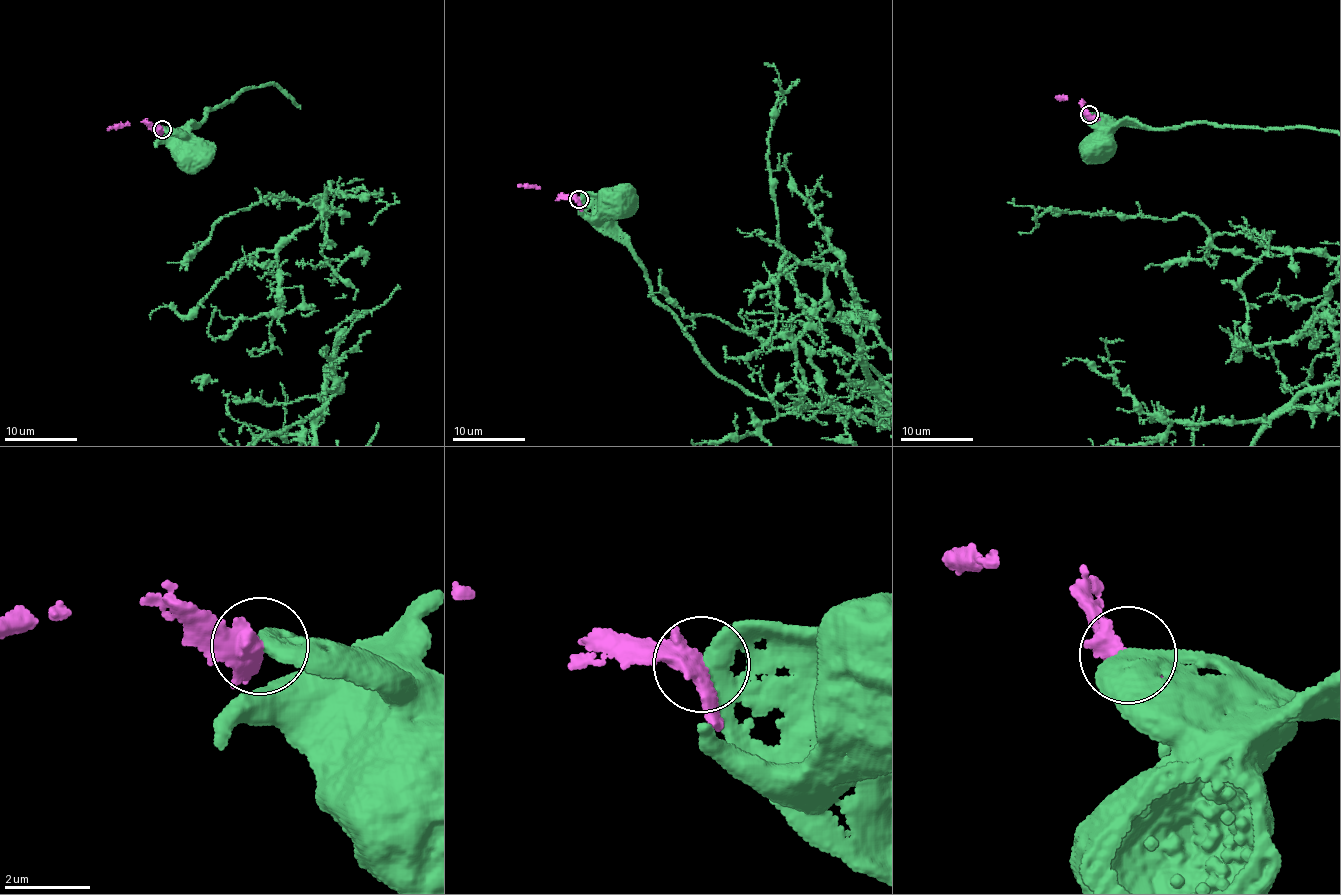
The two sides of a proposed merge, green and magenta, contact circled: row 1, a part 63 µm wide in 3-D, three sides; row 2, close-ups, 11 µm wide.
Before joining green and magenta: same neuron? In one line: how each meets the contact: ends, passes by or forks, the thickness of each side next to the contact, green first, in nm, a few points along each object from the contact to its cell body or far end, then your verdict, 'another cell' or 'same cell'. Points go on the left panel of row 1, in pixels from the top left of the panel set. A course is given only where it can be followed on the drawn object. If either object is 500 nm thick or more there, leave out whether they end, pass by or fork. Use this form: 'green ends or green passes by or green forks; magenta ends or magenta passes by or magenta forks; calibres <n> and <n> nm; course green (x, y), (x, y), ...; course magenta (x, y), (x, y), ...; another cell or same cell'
calibres 550 and 480 nm; course green (162, 130), (176, 129), (191, 156); course magenta (162, 130), (152, 130), (141, 122), (108, 129); another cell

